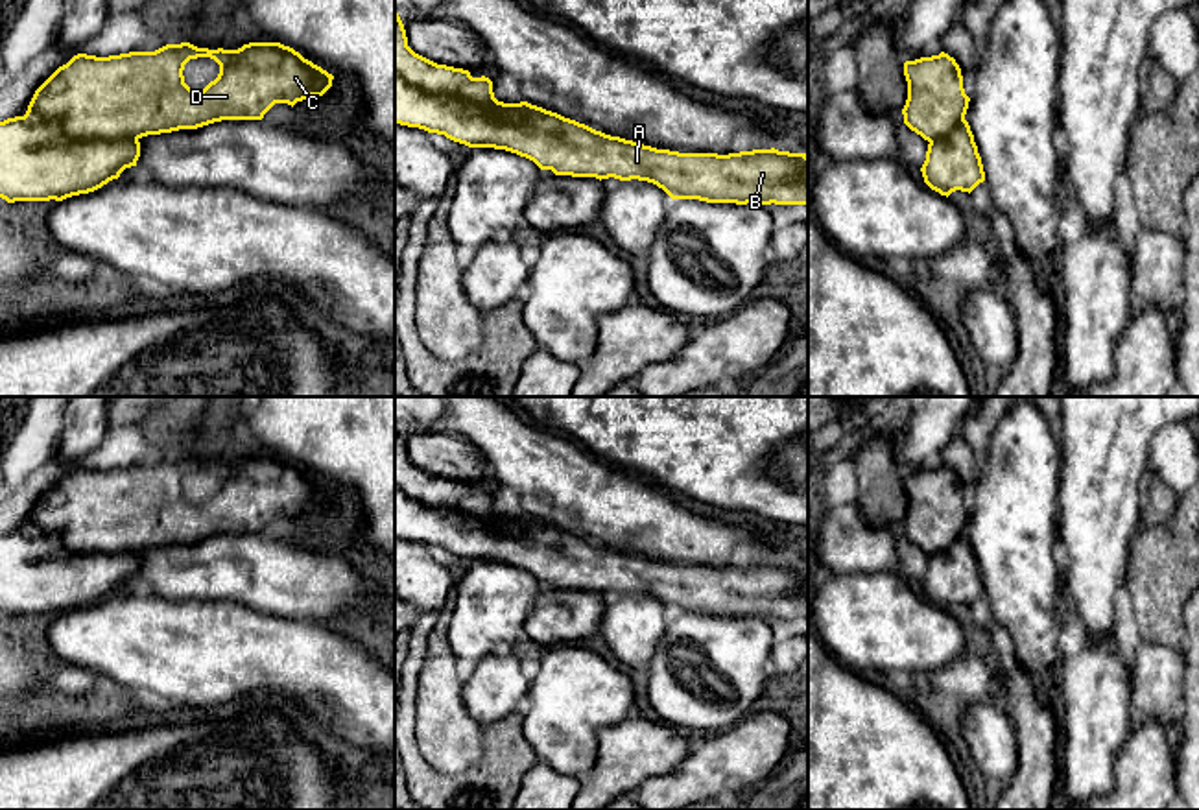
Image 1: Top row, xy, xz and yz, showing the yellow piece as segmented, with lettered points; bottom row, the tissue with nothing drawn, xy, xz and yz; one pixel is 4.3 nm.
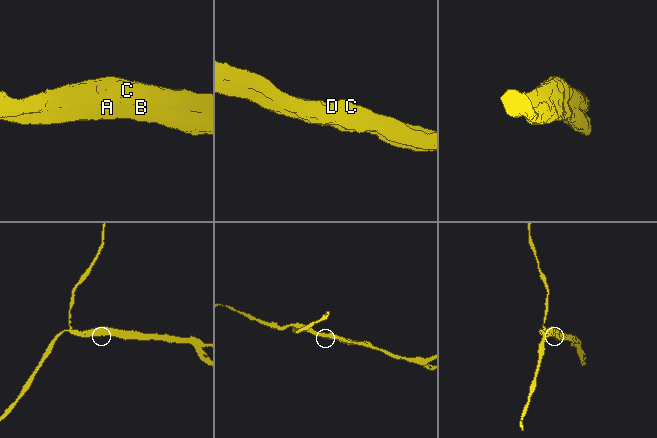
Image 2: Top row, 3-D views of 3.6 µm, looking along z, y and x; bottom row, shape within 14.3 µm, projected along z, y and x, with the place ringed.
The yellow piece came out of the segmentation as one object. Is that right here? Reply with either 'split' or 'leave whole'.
leave whole

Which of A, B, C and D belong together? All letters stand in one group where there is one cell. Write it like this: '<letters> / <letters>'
A B C D

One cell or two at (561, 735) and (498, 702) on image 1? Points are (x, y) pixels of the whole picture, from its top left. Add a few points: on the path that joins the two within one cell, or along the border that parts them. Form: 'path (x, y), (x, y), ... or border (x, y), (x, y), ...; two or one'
border (530, 670), (530, 690), (521, 709); two

